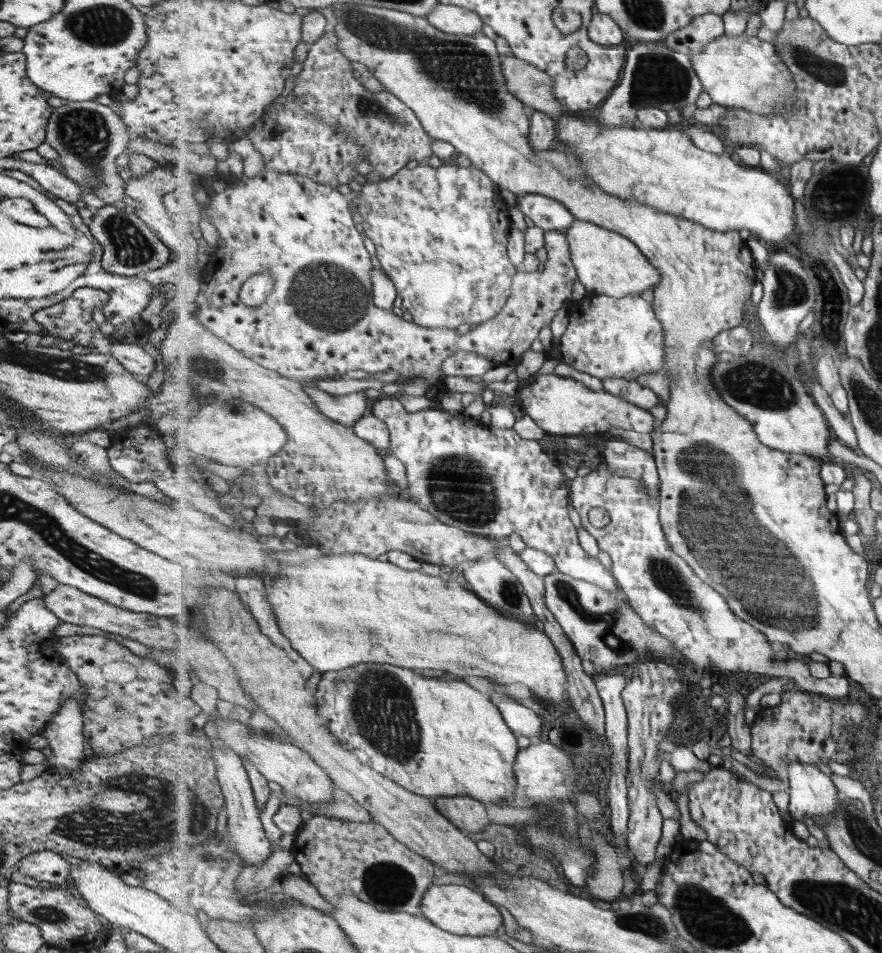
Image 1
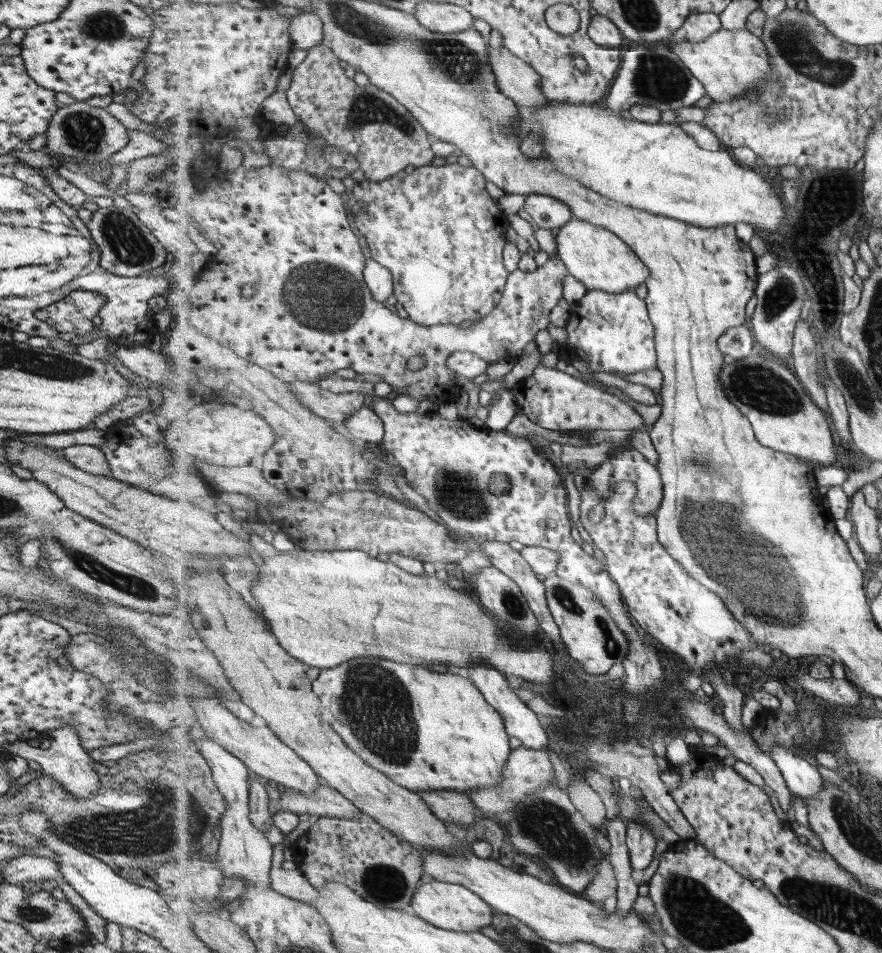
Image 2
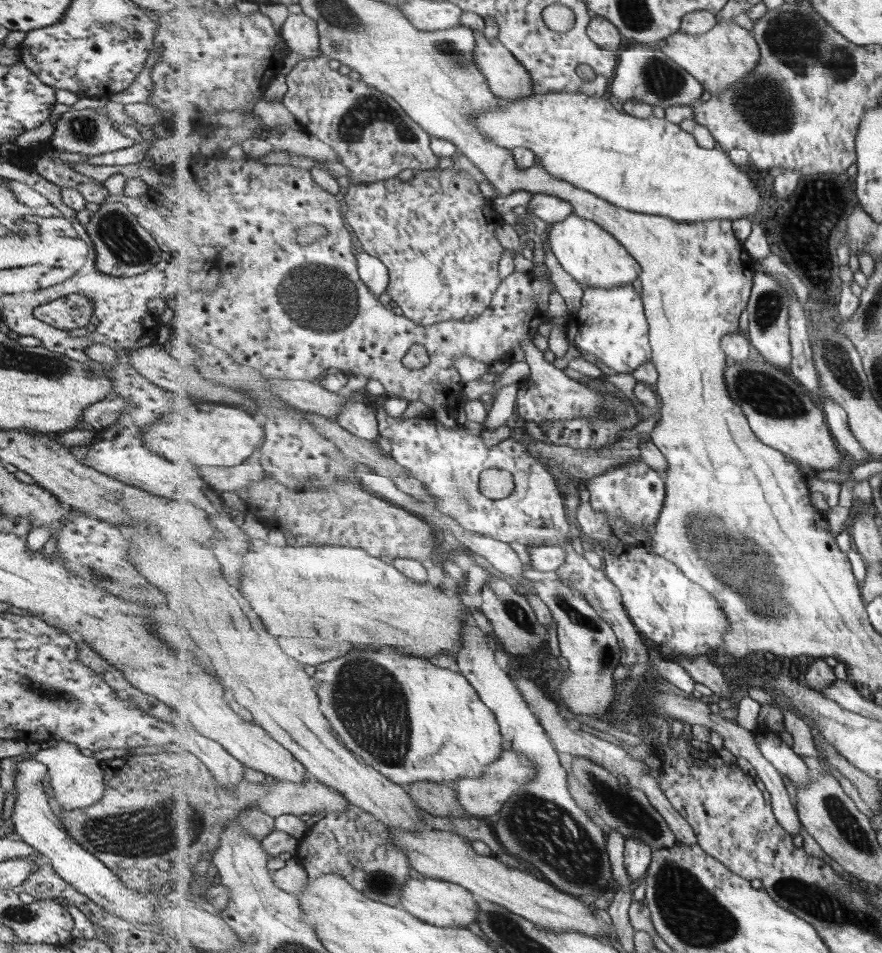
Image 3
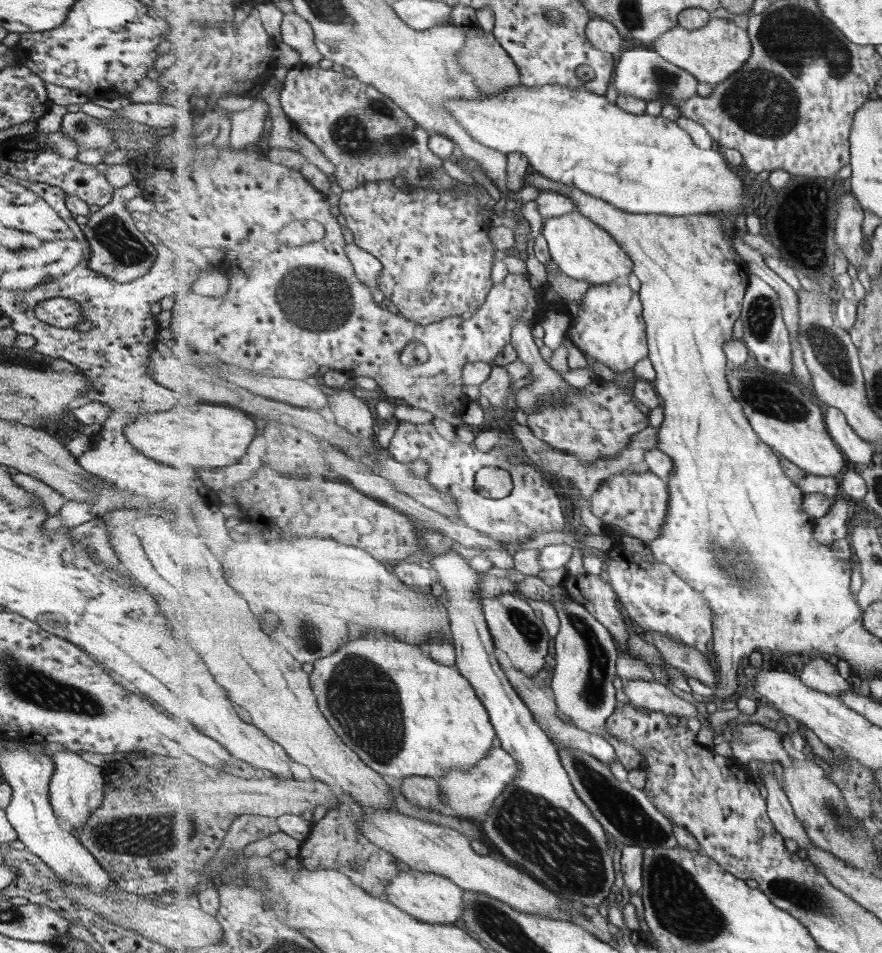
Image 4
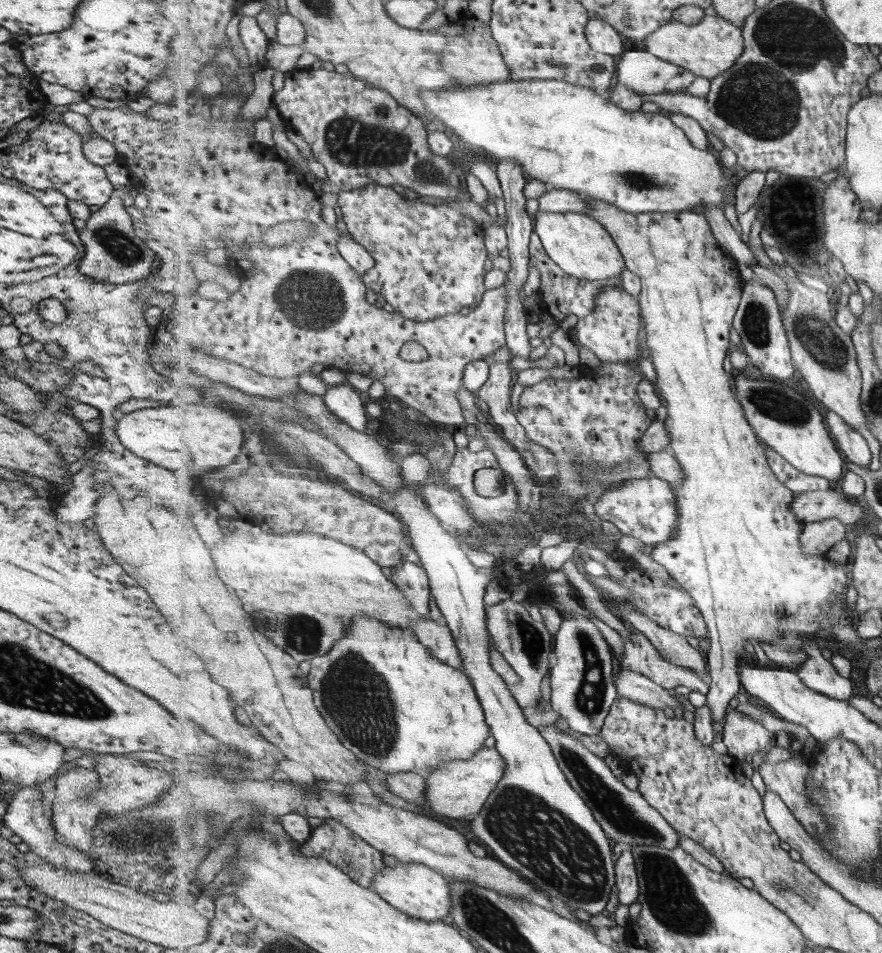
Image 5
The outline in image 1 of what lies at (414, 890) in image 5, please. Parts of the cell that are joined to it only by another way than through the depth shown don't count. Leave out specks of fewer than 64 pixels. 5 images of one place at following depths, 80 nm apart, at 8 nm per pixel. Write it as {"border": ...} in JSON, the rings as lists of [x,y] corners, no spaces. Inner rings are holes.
{"border":[[[433,886],[423,898],[421,905],[423,916],[431,922],[436,923],[438,927],[453,934],[469,936],[491,936],[497,932],[502,932],[503,916],[497,905],[489,902],[480,892],[471,890],[467,886]]]}

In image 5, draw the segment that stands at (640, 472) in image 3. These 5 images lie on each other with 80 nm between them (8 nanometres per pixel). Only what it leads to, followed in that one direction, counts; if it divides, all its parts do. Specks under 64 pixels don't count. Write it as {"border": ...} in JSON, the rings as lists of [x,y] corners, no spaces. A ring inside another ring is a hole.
{"border":[[[659,477],[623,481],[593,499],[601,520],[615,523],[624,535],[633,536],[652,548],[674,537],[679,526],[679,506],[673,484]]]}

